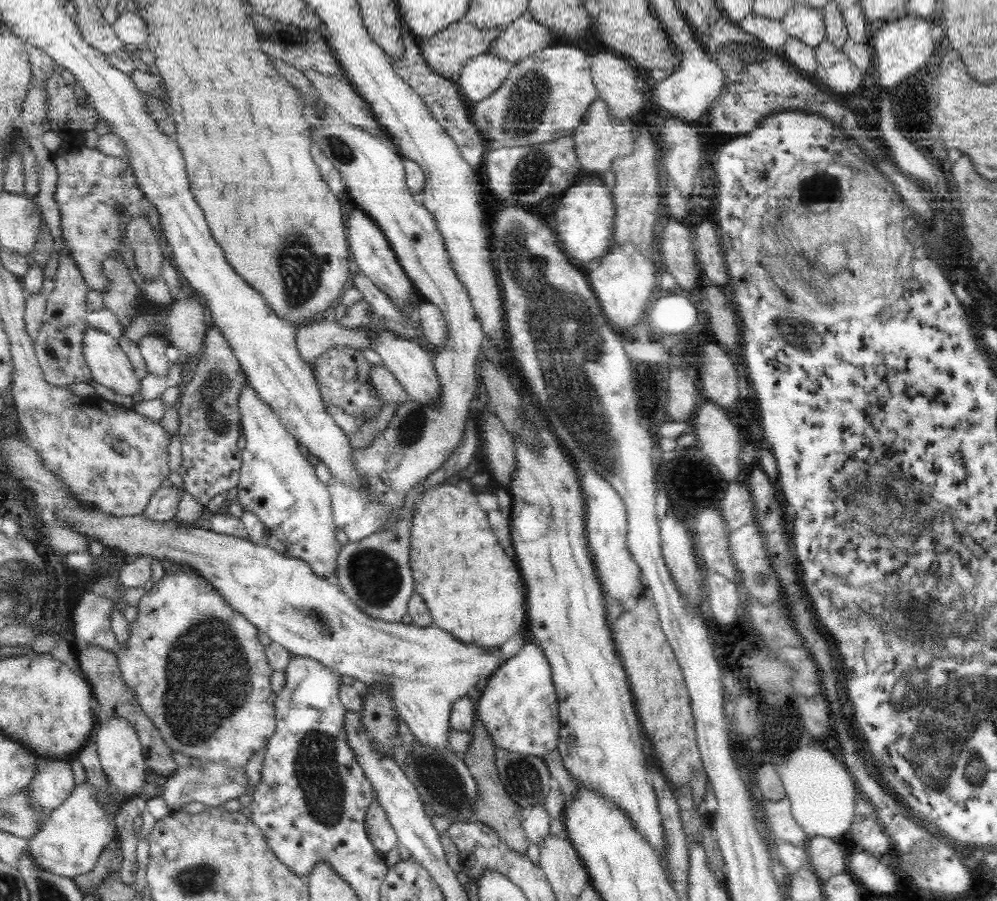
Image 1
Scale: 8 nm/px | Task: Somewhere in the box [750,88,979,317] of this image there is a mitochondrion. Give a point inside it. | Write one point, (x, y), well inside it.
(810, 190)

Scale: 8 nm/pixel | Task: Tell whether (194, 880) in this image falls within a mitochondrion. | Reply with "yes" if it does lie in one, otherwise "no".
yes

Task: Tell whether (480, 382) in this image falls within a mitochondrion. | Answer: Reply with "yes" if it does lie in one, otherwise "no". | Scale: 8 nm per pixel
no

